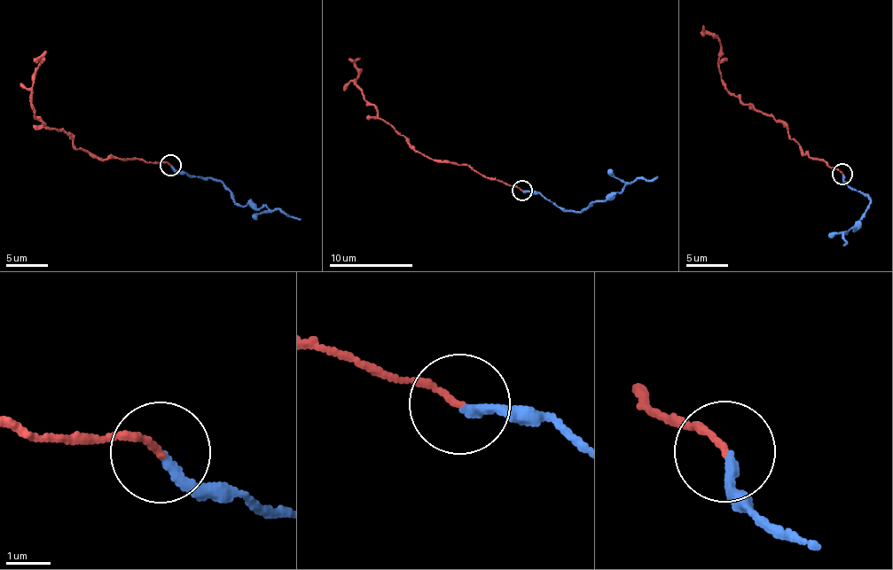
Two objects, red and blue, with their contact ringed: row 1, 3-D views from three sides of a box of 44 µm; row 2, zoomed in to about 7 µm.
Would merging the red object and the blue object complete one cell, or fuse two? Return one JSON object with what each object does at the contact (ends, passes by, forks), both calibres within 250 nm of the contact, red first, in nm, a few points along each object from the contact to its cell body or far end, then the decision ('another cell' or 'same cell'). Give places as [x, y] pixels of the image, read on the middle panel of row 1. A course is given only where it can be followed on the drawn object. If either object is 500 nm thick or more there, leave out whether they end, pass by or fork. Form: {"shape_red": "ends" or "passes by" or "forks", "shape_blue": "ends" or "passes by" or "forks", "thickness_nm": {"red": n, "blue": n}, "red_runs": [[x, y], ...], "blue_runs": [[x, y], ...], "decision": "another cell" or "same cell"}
{"shape_red": "ends", "shape_blue": "ends", "thickness_nm": {"red": 140, "blue": 200}, "red_runs": [[522, 190], [484, 176], [467, 164], [440, 163], [420, 153], [383, 122], [356, 85], [355, 63], [360, 58]], "blue_runs": [[522, 190], [538, 192], [560, 207], [579, 212], [634, 181], [659, 177]], "decision": "same cell"}

